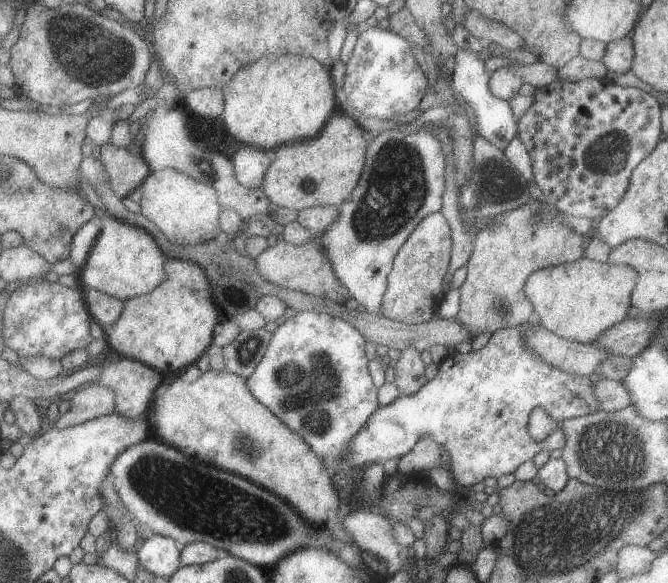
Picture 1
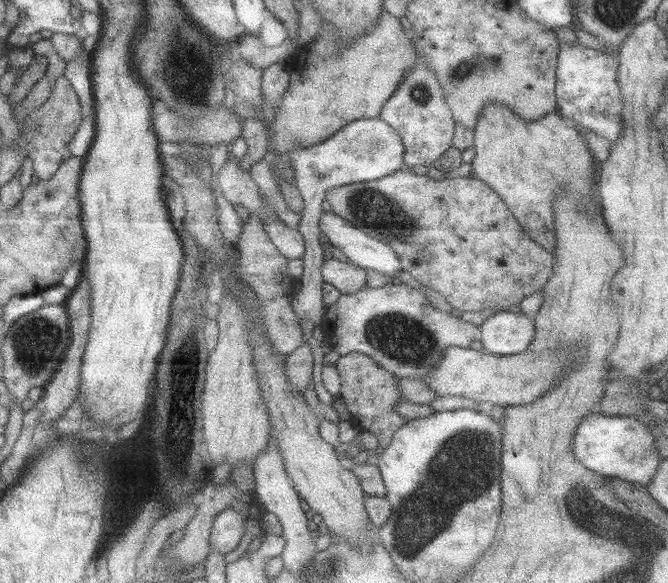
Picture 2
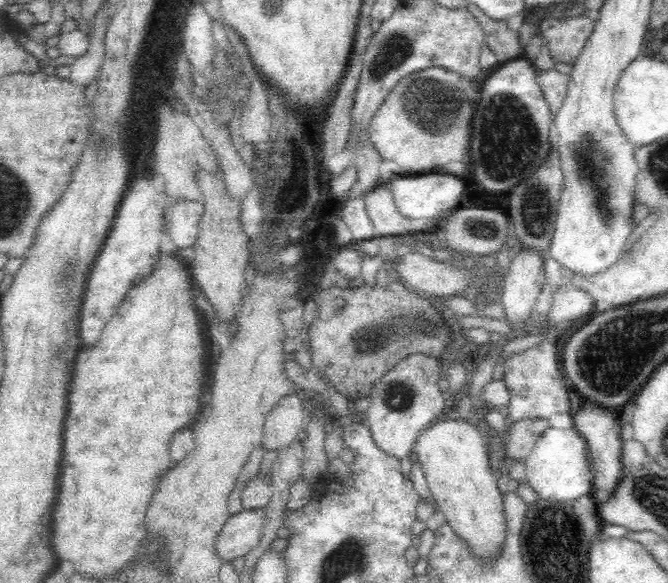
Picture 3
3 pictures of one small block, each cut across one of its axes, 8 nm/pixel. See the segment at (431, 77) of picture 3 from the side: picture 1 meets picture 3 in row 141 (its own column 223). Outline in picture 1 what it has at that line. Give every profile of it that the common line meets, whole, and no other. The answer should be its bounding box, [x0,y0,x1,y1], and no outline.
[149,368,340,524]

